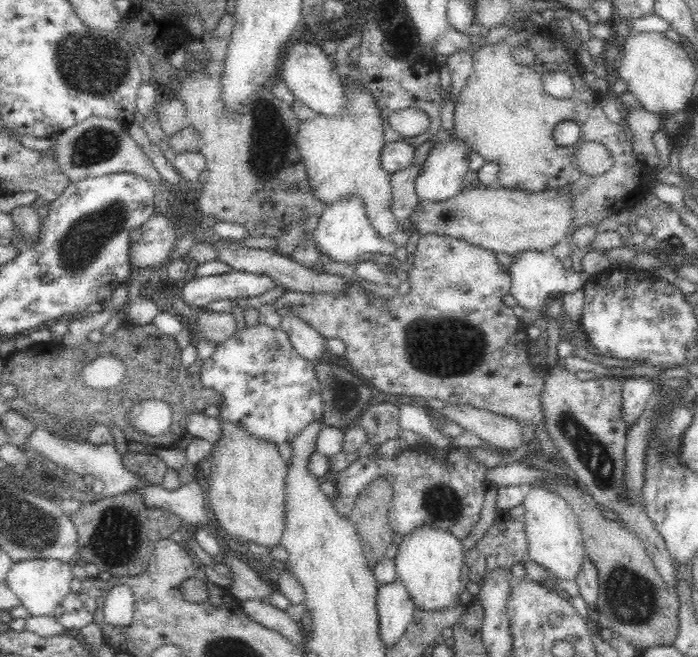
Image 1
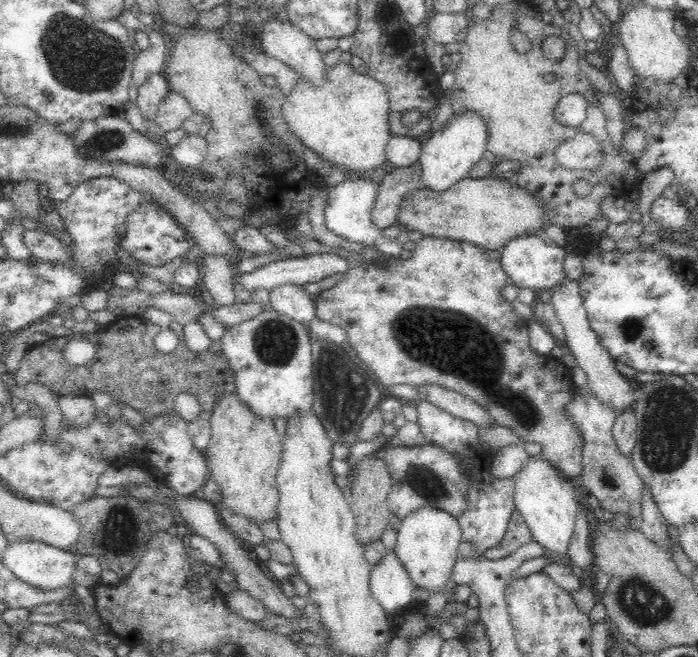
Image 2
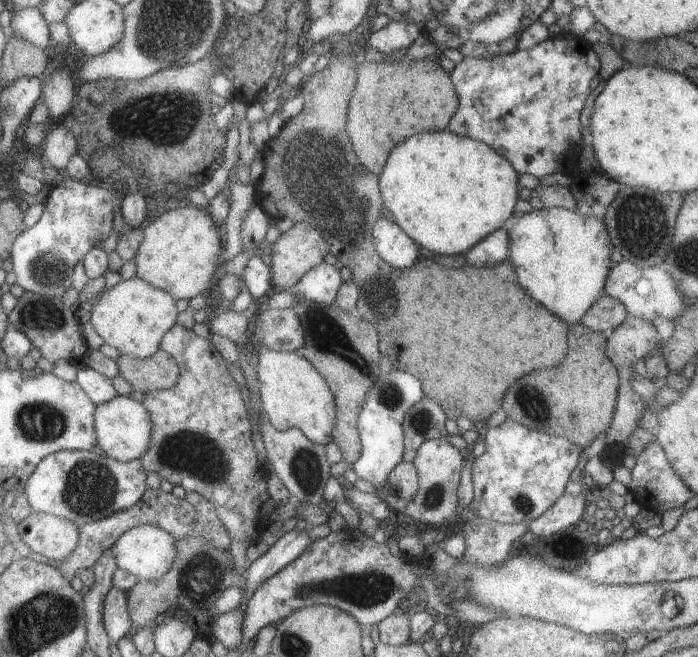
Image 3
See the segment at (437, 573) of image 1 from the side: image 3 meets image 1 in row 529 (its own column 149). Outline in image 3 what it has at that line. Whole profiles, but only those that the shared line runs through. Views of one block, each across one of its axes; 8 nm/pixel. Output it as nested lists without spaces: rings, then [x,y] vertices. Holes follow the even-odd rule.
[[[117,395],[113,400],[95,405],[93,420],[95,444],[105,456],[117,461],[129,462],[145,454],[153,426],[151,426],[149,412],[143,408],[141,402],[127,396]]]

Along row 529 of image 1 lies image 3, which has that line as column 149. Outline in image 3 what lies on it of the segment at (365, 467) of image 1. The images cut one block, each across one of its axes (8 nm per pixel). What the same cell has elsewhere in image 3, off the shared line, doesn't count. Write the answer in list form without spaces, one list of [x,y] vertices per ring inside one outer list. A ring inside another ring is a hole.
[[[177,323],[169,328],[167,332],[163,333],[161,342],[159,342],[159,349],[165,351],[169,356],[172,356],[176,360],[179,378],[173,388],[146,392],[145,397],[141,401],[143,408],[149,412],[151,426],[153,426],[153,428],[151,428],[151,436],[149,436],[149,446],[146,448],[145,454],[143,454],[141,458],[138,458],[143,470],[145,470],[146,473],[155,472],[159,478],[167,480],[172,486],[181,486],[185,493],[197,493],[198,495],[201,495],[205,501],[213,503],[218,519],[223,523],[223,526],[226,528],[226,531],[230,534],[231,538],[246,538],[250,540],[259,538],[262,531],[261,528],[256,527],[254,520],[269,520],[269,517],[272,511],[277,507],[277,504],[275,504],[275,502],[267,495],[267,479],[269,477],[269,472],[267,471],[267,467],[264,467],[256,456],[253,442],[251,441],[248,412],[245,409],[239,386],[230,376],[227,371],[226,362],[221,358],[221,355],[218,354],[217,349],[212,343],[197,336],[193,331],[183,328],[183,326],[179,326]]]

